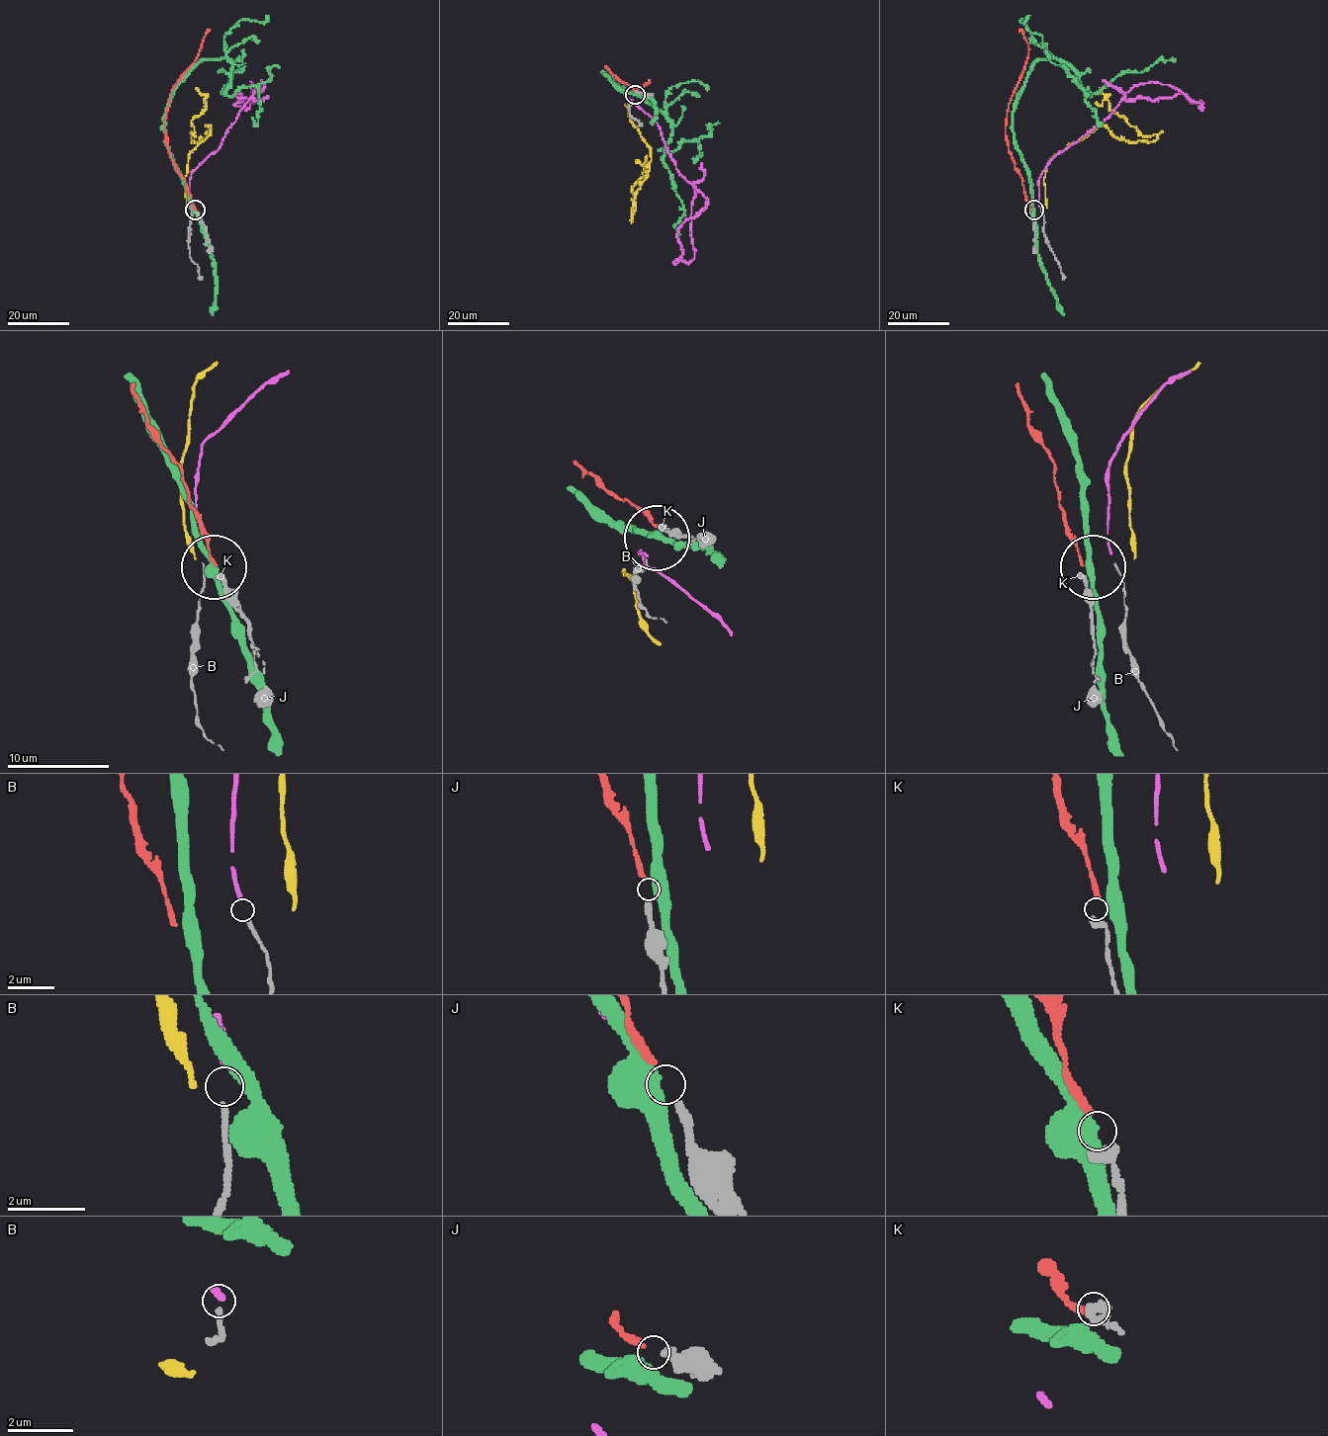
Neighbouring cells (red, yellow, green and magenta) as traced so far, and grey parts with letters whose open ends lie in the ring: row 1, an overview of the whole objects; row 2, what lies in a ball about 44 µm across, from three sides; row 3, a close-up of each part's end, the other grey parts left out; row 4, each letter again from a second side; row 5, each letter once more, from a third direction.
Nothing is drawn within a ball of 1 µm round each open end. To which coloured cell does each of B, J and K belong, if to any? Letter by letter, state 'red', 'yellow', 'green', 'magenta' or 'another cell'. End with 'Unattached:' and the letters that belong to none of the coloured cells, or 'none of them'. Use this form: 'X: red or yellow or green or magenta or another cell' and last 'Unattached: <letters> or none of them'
B: magenta
J: red
K: another cell
Unattached: K

